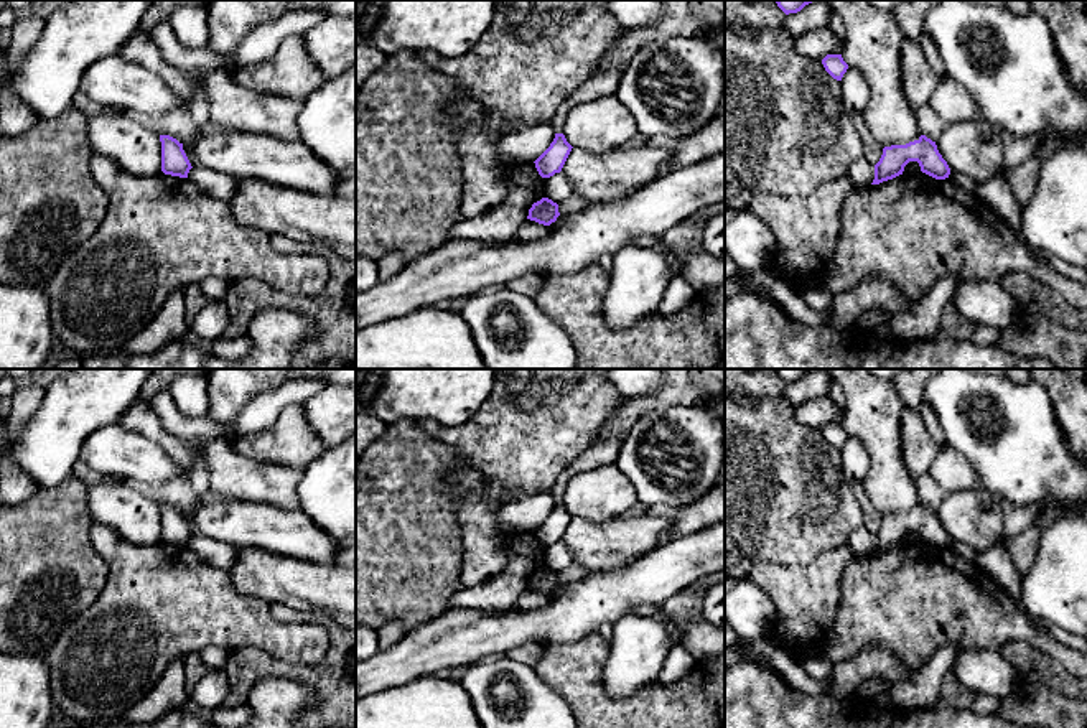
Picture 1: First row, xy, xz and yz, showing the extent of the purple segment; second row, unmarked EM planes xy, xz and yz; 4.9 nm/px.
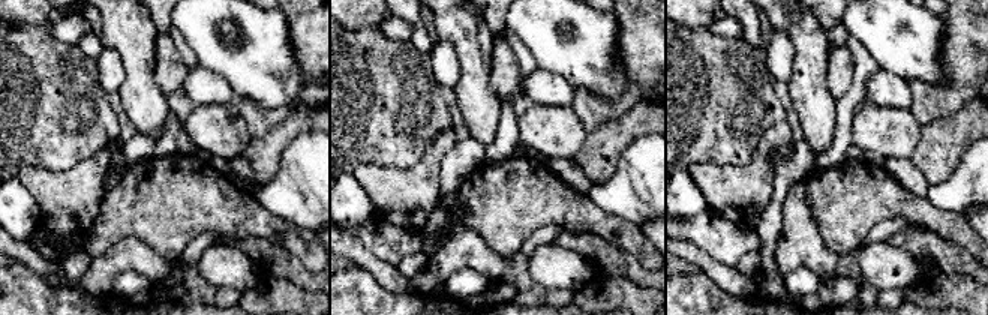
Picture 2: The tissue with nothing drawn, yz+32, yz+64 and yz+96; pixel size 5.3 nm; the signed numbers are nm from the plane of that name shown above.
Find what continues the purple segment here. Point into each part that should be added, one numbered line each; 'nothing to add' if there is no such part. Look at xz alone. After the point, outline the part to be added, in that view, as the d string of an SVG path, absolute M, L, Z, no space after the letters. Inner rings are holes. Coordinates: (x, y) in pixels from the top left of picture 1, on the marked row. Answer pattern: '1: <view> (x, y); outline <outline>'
nothing to add

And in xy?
nothing to add

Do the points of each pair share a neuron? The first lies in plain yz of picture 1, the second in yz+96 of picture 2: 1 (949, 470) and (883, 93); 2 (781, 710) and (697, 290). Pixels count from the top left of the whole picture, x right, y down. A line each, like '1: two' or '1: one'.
1: one
2: one

